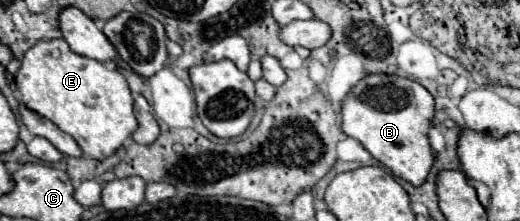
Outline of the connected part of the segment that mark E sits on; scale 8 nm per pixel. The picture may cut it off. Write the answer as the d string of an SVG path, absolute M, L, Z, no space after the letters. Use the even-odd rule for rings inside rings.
M62 38L42 40L24 54L20 72L16 74L20 102L70 134L86 156L102 160L114 154L138 128L128 82L112 68L106 62L72 52Z

